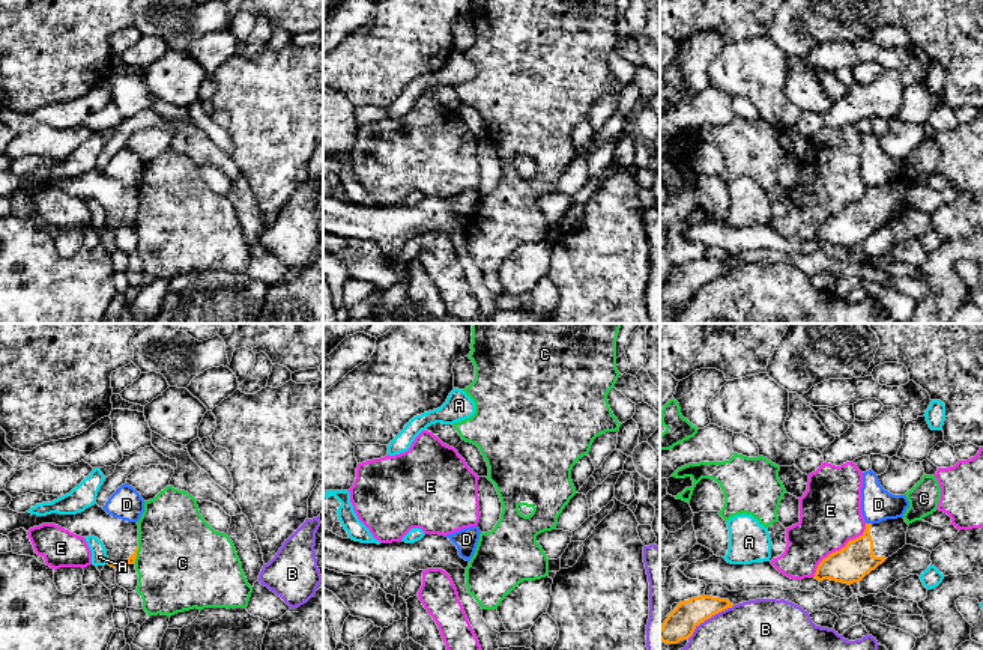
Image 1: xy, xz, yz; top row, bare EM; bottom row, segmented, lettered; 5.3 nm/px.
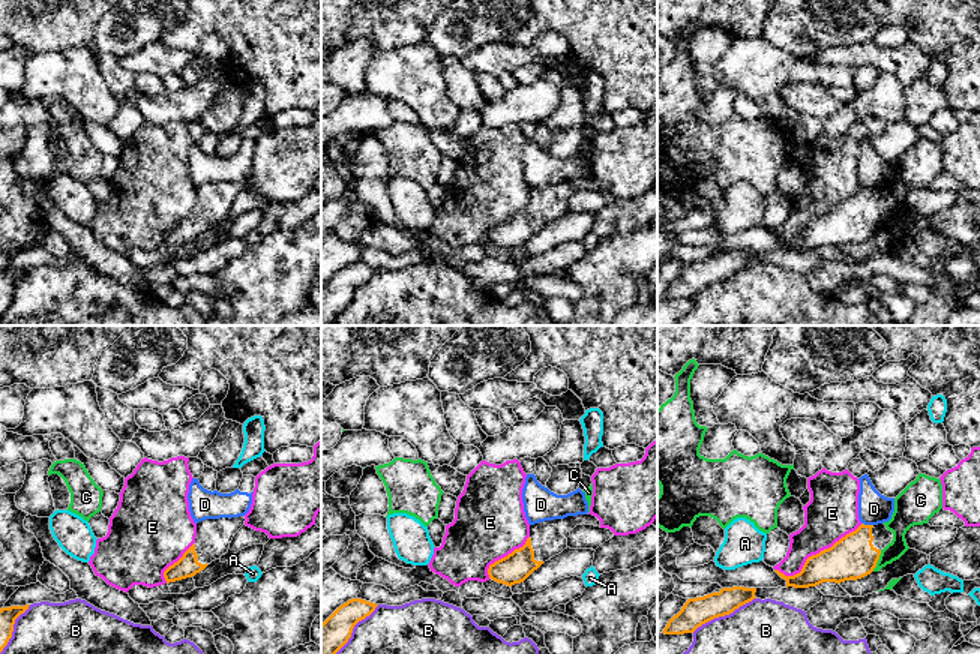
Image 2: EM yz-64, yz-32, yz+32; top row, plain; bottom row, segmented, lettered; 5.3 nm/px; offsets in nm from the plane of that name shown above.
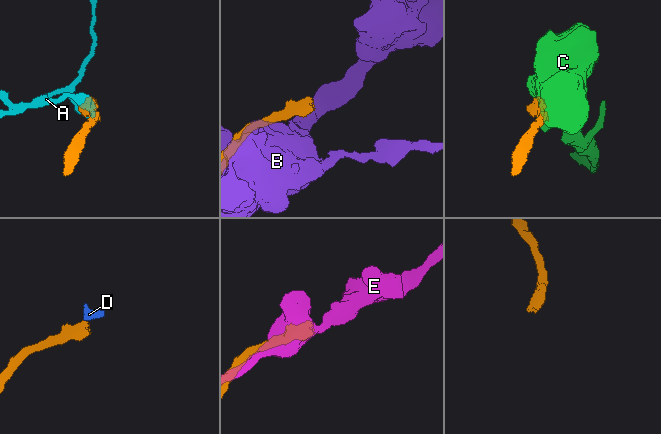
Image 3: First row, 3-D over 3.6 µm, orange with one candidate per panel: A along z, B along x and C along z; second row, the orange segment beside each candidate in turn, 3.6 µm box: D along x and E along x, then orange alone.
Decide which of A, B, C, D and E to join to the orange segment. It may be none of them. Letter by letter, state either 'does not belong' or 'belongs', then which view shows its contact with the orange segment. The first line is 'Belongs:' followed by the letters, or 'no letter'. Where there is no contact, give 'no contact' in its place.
Belongs: no letter
A: does not belong | xy
B: does not belong | yz
C: does not belong | xy
D: does not belong | yz
E: does not belong | yz

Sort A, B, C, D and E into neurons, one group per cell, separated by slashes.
A / B / C / D / E

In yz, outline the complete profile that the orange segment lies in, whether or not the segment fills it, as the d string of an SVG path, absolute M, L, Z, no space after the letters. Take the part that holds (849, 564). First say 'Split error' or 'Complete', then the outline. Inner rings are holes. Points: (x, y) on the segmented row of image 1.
Split error. M903 518L887 519L873 525L866 524L866 530L860 537L849 540L845 548L830 554L819 563L813 578L848 585L860 582L906 545L908 527Z

